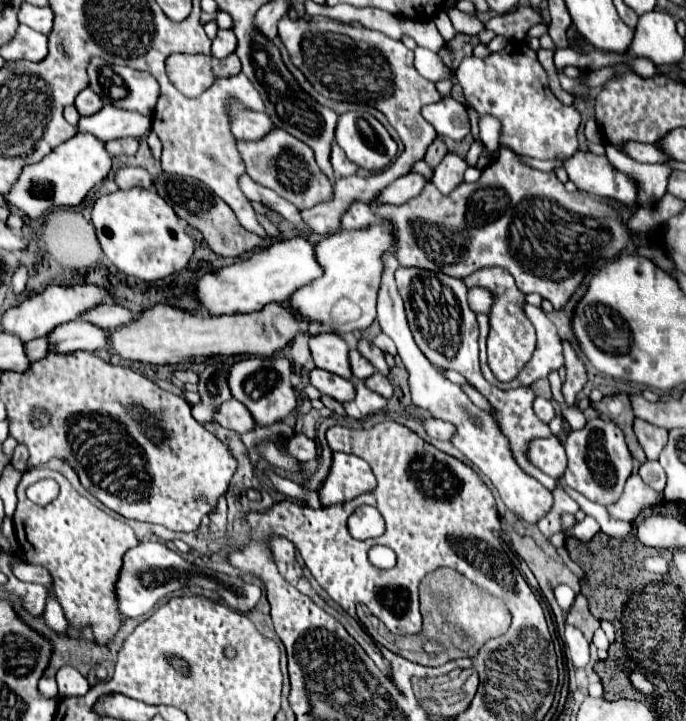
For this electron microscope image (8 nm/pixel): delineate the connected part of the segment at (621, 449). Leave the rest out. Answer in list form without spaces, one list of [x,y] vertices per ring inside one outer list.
[[[592,419],[586,423],[584,429],[572,431],[564,447],[568,455],[564,483],[594,503],[600,505],[614,503],[620,497],[626,479],[632,475],[632,455],[626,447],[622,429],[614,421]]]

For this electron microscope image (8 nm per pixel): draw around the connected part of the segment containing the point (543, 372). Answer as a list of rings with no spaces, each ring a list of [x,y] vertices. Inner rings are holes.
[[[524,303],[522,309],[524,309],[526,317],[532,321],[532,325],[534,325],[534,329],[536,329],[538,343],[536,343],[536,351],[534,351],[534,355],[532,355],[532,361],[530,361],[530,363],[520,371],[520,375],[518,375],[514,381],[510,381],[510,383],[502,383],[502,381],[498,381],[498,379],[492,375],[490,367],[488,367],[486,342],[489,333],[489,318],[483,313],[476,315],[477,323],[480,325],[480,367],[482,367],[482,375],[484,375],[484,379],[486,379],[488,383],[492,383],[492,385],[498,387],[498,389],[530,387],[534,381],[538,381],[538,379],[542,379],[542,377],[548,377],[550,369],[560,369],[560,367],[564,365],[564,357],[562,357],[562,341],[560,341],[560,337],[558,337],[558,333],[556,333],[556,327],[552,325],[552,321],[544,315],[544,311],[542,311],[540,307],[534,307],[534,305],[530,305],[530,303]]]

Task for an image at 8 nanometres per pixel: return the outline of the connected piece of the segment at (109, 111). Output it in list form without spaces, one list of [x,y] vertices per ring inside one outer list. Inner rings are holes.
[[[104,105],[98,113],[80,117],[76,129],[94,135],[102,143],[108,143],[118,137],[142,137],[148,129],[152,129],[152,117],[142,117],[140,113]]]

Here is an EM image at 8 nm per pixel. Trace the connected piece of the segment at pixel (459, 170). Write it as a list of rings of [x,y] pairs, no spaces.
[[[448,153],[440,165],[434,169],[432,175],[432,183],[436,185],[436,189],[442,195],[450,195],[460,183],[462,183],[462,175],[468,169],[468,163],[464,157],[458,157],[454,153]]]

